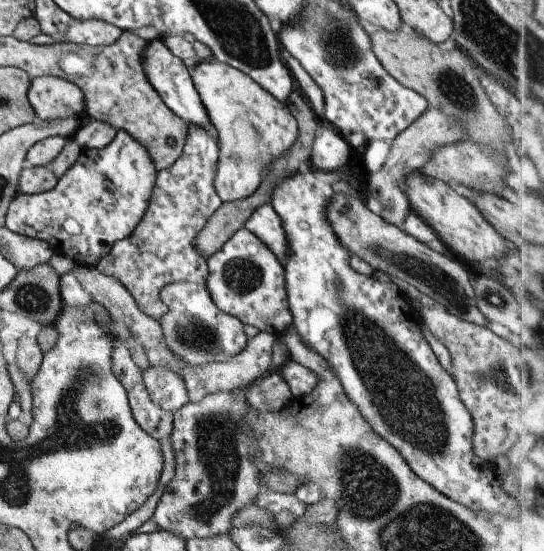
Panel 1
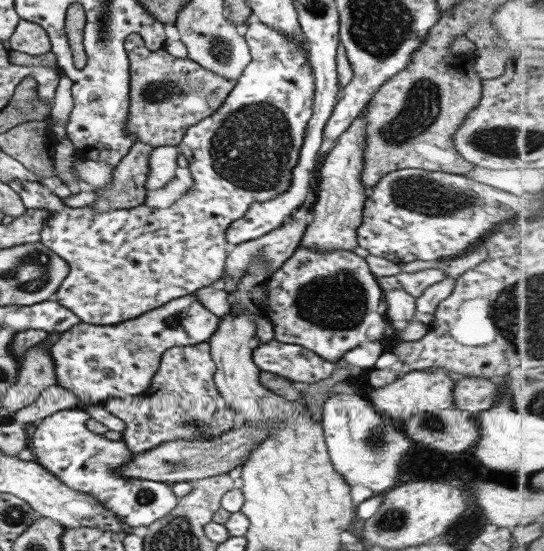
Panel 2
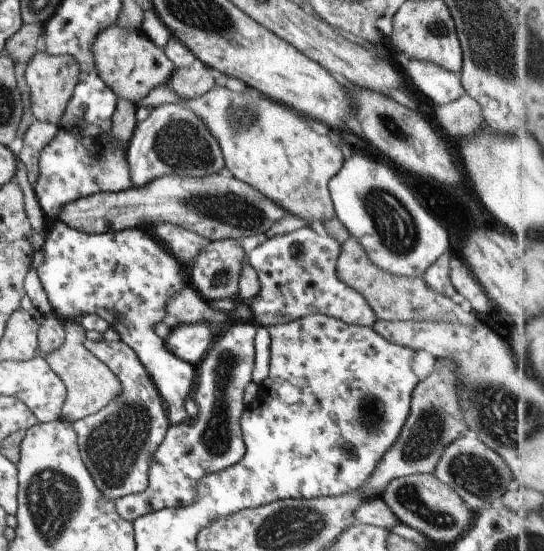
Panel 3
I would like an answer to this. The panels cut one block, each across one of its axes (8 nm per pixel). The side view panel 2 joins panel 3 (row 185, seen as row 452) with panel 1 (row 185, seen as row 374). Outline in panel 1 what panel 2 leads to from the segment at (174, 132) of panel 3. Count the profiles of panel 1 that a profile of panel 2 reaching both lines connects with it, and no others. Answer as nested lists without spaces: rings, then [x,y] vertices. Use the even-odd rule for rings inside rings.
[[[188,124],[188,126],[181,155],[171,166],[167,166],[167,168],[158,172],[147,210],[145,210],[143,217],[139,220],[131,235],[115,242],[111,251],[96,263],[97,270],[101,274],[117,280],[127,290],[130,298],[134,299],[137,306],[147,316],[155,316],[155,318],[160,318],[164,312],[163,304],[159,301],[159,294],[165,286],[183,282],[205,284],[208,275],[206,260],[203,260],[195,252],[193,238],[203,228],[207,218],[222,204],[213,187],[218,158],[215,135],[205,130],[205,128],[201,128],[201,126],[195,126],[195,124]]]

